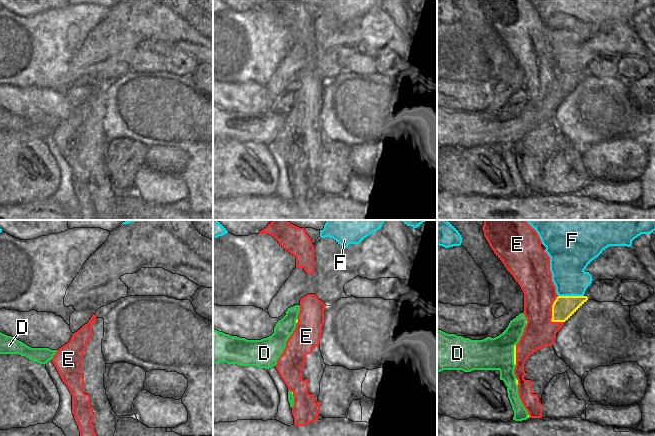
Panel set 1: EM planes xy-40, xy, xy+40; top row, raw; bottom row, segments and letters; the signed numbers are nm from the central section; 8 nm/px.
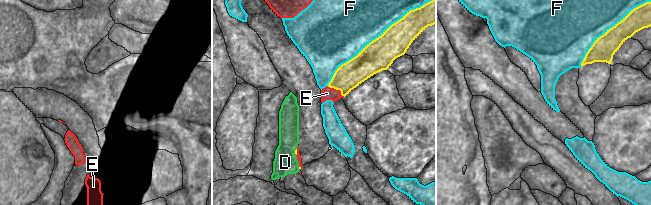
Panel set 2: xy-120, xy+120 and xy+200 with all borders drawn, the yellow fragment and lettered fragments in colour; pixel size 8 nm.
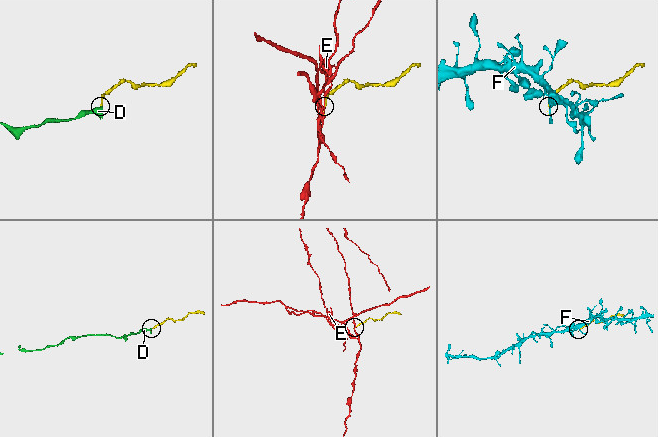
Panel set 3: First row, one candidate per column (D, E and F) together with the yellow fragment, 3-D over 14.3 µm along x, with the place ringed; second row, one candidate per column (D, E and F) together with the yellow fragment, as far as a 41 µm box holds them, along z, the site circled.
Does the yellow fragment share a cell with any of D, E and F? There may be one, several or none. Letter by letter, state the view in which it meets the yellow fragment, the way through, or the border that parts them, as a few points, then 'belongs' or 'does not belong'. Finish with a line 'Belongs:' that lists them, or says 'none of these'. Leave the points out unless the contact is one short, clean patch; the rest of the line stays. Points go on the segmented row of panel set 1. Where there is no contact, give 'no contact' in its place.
D: contact in xy+40; belongs
E: contact in xy+40; does not belong
F: contact in xy+40; does not belong
Belongs: D

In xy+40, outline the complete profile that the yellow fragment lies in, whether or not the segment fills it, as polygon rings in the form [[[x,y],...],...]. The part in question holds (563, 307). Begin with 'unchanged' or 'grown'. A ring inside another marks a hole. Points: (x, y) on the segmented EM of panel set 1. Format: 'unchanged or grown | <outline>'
unchanged | [[[558,296],[552,305],[552,322],[565,322],[586,301],[587,296]]]

